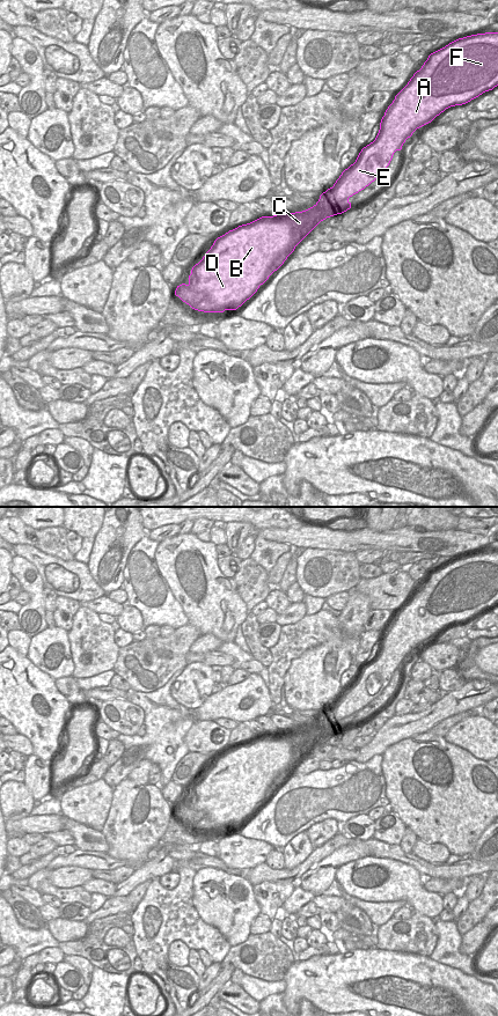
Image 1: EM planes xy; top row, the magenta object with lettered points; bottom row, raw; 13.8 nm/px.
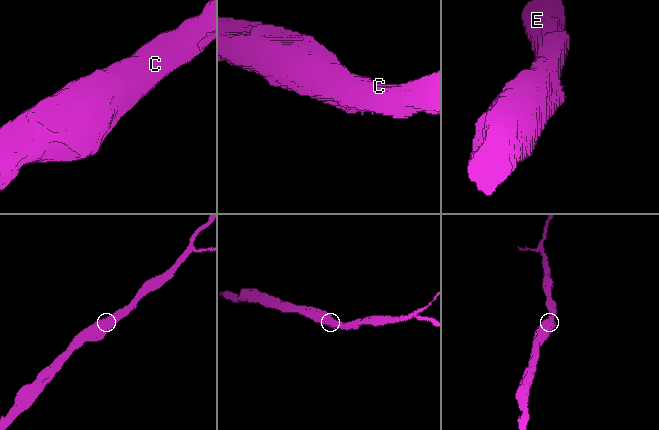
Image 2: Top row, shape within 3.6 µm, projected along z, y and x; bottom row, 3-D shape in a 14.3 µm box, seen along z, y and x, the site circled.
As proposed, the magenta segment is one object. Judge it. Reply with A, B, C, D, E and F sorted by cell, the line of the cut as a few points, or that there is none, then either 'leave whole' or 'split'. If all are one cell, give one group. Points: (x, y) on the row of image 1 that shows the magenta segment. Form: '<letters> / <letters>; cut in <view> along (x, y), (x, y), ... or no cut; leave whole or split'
A B C D E F; no cut; leave whole

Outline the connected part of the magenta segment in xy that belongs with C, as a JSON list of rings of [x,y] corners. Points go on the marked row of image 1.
[[[498,32],[459,38],[431,53],[386,110],[375,140],[361,149],[356,162],[342,172],[332,187],[320,196],[313,207],[302,212],[262,216],[218,237],[203,259],[192,267],[189,284],[177,286],[175,295],[198,311],[236,310],[284,264],[295,246],[321,221],[351,208],[349,198],[387,170],[394,153],[402,149],[405,140],[417,128],[431,123],[446,109],[466,104],[497,86]]]

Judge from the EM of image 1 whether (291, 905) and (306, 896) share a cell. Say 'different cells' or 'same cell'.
same cell

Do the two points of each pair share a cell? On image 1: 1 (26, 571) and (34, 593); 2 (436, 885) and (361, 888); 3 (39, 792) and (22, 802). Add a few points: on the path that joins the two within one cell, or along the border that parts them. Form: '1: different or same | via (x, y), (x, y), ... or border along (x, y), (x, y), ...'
1: same | via (30, 576), (34, 580), (34, 587)
2: different | border along (423, 878), (426, 890), (441, 896)
3: different | border along (23, 781), (23, 785), (35, 800)

